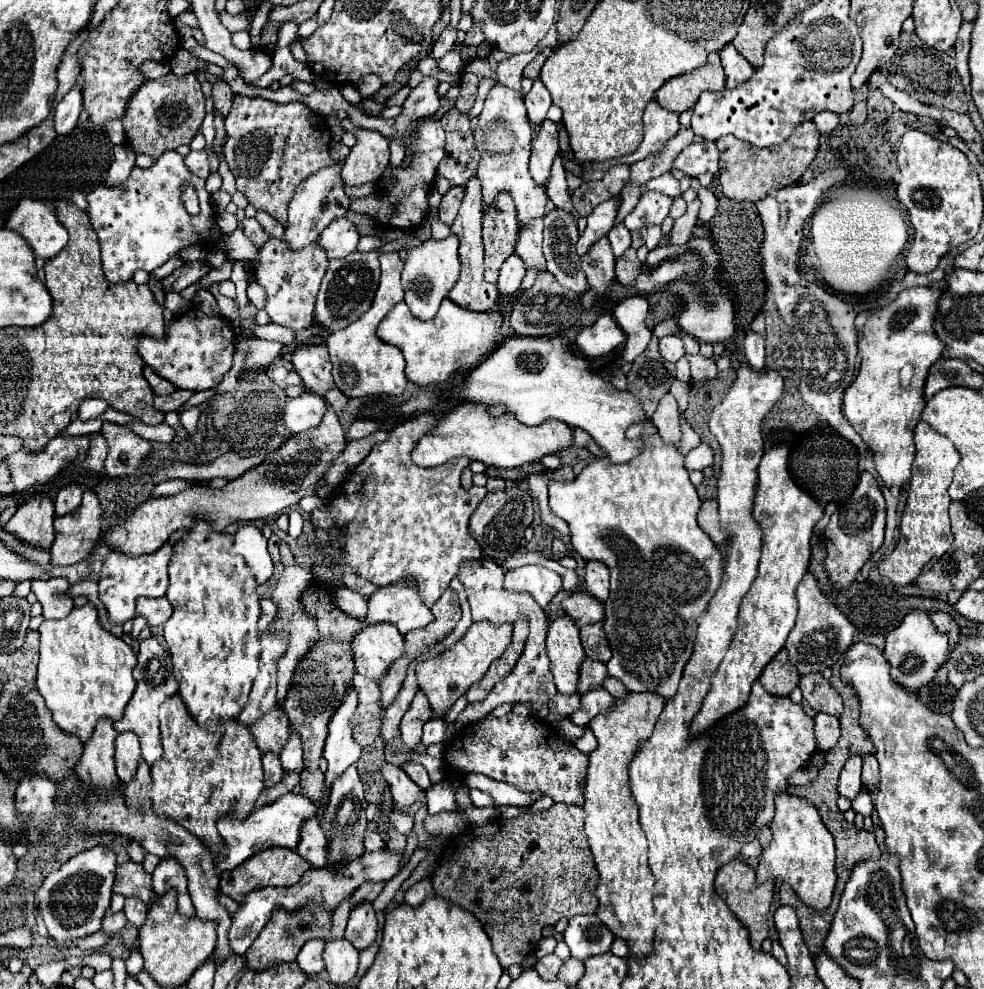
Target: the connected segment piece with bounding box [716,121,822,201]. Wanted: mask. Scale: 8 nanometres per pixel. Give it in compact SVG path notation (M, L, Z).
M804 121L794 129L794 135L790 135L784 143L758 149L750 143L736 139L734 135L724 135L716 141L720 151L720 187L722 193L728 199L736 201L758 201L768 195L770 189L776 187L788 187L794 185L802 173L808 169L812 159L816 157L818 145L820 145L820 131L812 121Z

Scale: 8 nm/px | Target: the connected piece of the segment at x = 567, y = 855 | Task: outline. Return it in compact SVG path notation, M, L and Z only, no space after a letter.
M554 803L546 811L526 813L514 819L496 817L482 825L482 829L476 827L468 837L466 847L456 849L450 855L450 865L440 865L432 875L438 897L466 909L484 925L484 931L490 937L494 953L504 969L514 963L522 963L528 953L532 955L542 937L542 929L556 925L560 917L572 919L578 913L594 915L592 905L594 909L598 905L594 895L596 879L598 871L584 835L584 811L578 805L566 803Z

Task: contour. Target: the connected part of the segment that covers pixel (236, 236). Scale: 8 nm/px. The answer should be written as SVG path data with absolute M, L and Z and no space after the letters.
M237 209L236 217L238 228L230 235L223 237L225 250L236 260L250 260L255 267L258 263L258 249L243 233L241 220L244 219L244 210Z

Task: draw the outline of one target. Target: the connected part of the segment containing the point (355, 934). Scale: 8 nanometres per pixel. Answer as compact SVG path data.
M362 903L362 907L354 907L354 911L350 913L350 919L348 919L348 927L346 927L344 937L358 951L364 951L374 943L376 931L378 931L378 921L376 921L372 905Z

